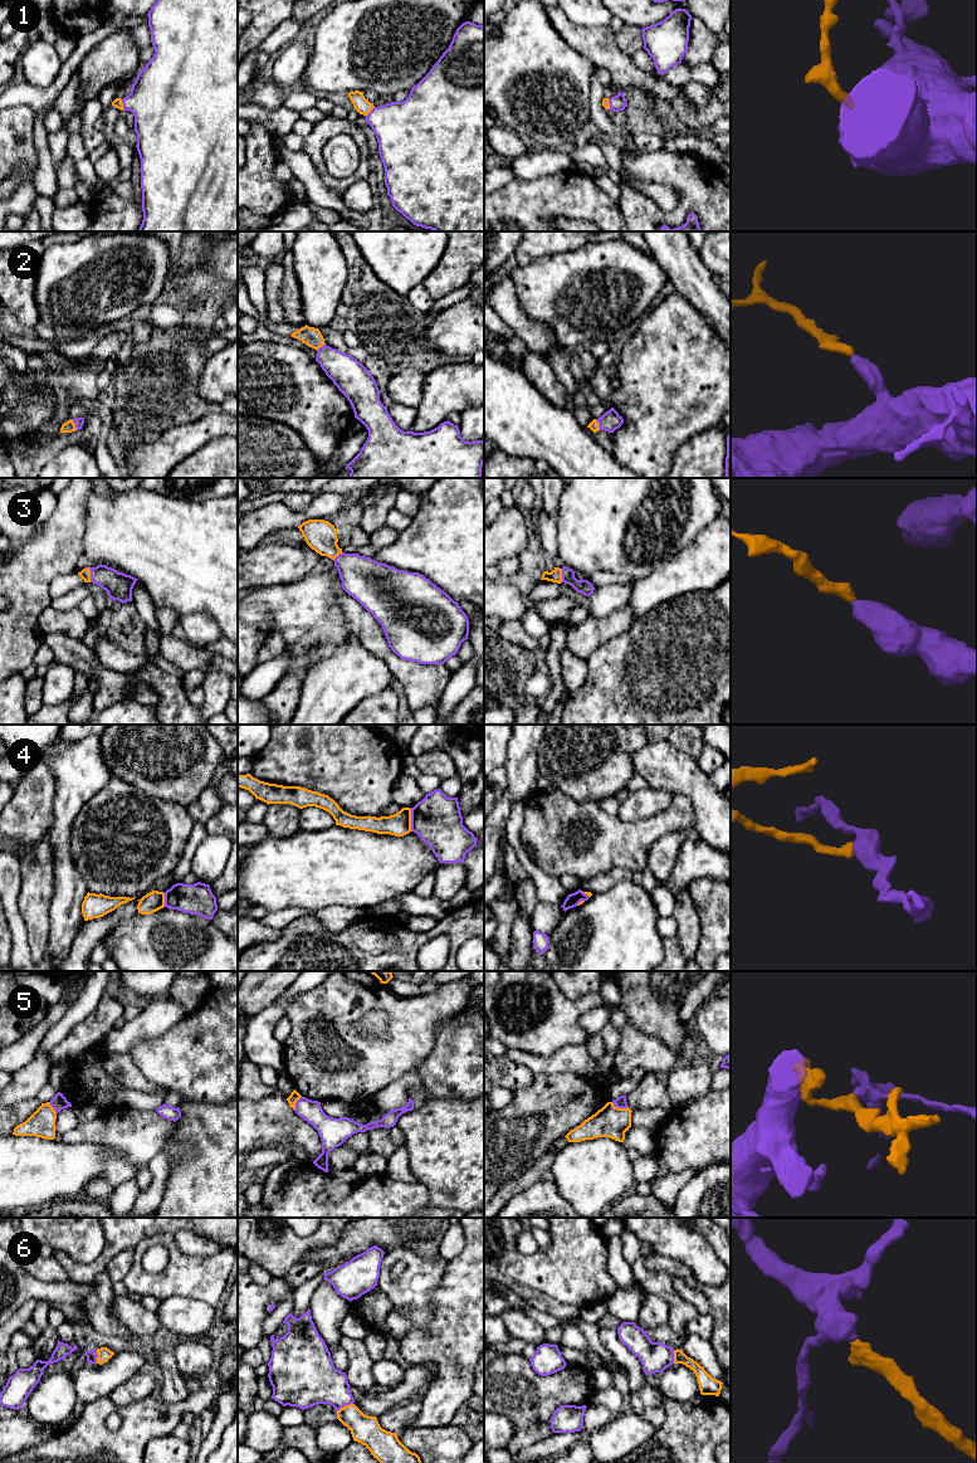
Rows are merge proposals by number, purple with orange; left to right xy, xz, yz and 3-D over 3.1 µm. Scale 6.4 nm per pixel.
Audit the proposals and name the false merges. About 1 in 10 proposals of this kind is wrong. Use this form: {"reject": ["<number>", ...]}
{"reject": ["4", "5"]}

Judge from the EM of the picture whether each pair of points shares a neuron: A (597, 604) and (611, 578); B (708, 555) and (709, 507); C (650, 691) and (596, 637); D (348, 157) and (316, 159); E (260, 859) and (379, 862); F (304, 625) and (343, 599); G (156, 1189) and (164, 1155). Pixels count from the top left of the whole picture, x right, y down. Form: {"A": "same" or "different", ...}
{"A": "different", "B": "different", "C": "different", "D": "different", "E": "same", "F": "different", "G": "same"}

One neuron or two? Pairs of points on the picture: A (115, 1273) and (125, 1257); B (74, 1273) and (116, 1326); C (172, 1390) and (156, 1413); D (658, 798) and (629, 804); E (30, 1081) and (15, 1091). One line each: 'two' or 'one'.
A: one
B: two
C: two
D: one
E: one

